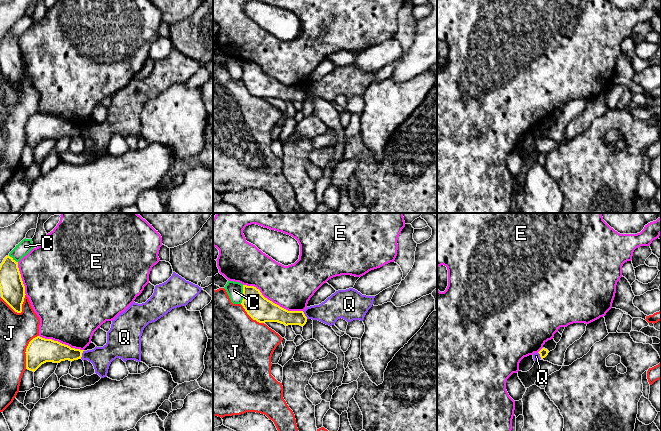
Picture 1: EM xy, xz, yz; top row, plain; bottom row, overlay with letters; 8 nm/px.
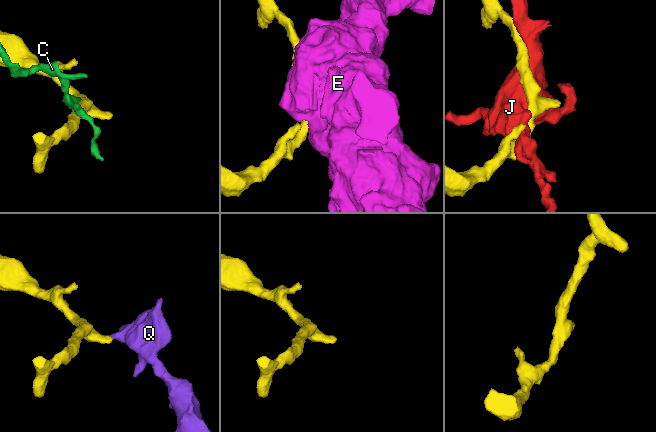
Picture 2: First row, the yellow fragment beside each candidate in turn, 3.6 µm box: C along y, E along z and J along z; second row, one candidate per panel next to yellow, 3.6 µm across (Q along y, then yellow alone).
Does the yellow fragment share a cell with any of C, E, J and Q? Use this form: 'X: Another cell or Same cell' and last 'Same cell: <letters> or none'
C: Another cell
E: Another cell
J: Another cell
Q: Another cell
Same cell: none

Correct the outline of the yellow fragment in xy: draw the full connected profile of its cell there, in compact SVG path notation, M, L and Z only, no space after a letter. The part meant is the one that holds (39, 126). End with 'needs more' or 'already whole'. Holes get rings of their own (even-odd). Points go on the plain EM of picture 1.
M33 114L26 124L26 145L35 148L46 138L60 139L81 135L84 126L71 124L52 115Z; already whole

